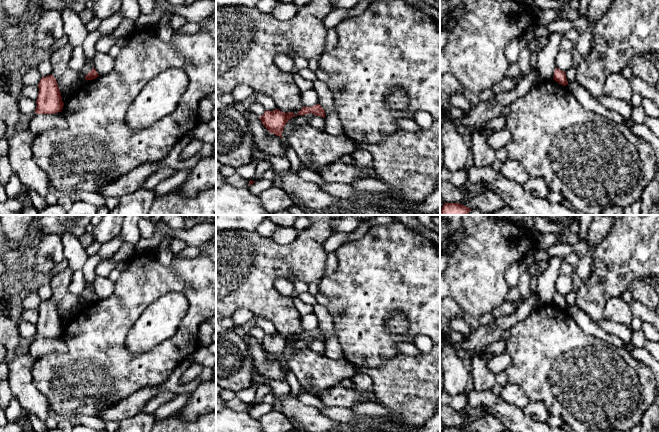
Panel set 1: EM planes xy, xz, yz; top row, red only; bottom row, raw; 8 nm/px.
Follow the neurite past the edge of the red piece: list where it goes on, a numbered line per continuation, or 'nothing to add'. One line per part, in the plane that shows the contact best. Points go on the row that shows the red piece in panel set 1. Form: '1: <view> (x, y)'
nothing to add

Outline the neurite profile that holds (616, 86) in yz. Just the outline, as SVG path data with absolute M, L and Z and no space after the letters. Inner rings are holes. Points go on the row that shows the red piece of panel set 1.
M620 73L610 74L604 82L604 94L630 103L633 89L630 81Z

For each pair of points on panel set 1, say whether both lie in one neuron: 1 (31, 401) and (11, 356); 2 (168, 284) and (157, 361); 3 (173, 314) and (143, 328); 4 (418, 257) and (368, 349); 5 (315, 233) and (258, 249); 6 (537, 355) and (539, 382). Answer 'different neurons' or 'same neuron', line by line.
1: same neuron
2: same neuron
3: same neuron
4: same neuron
5: same neuron
6: same neuron

